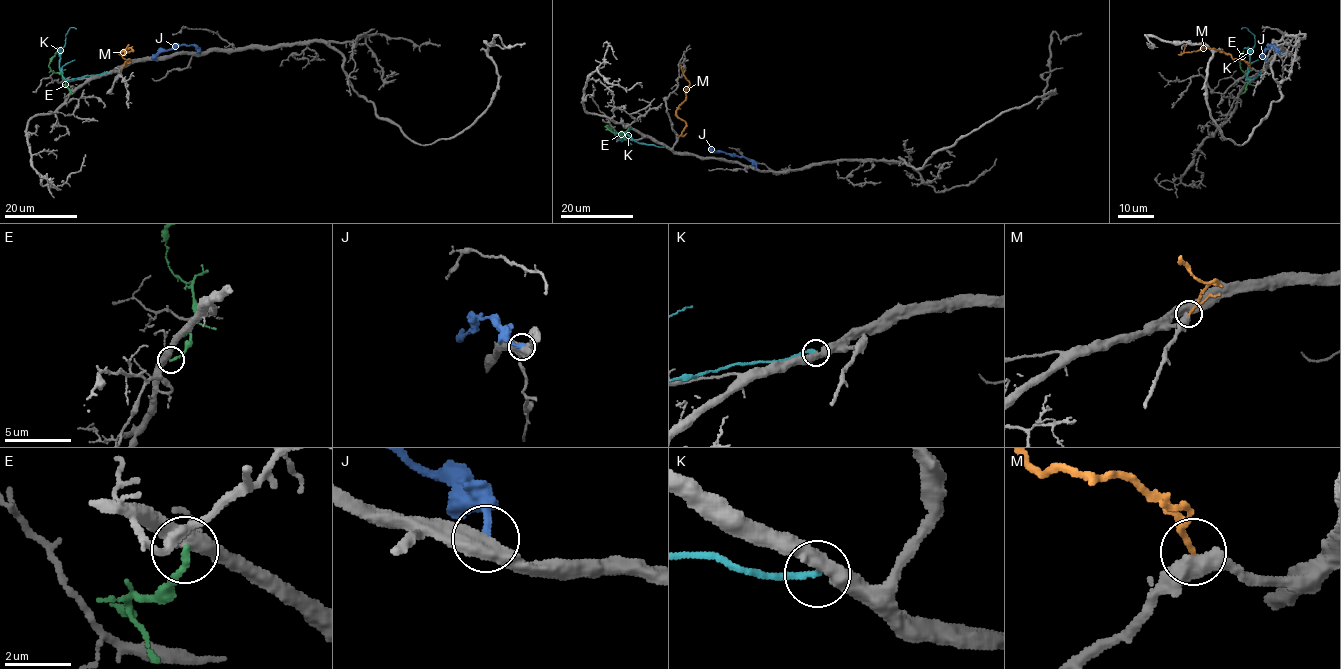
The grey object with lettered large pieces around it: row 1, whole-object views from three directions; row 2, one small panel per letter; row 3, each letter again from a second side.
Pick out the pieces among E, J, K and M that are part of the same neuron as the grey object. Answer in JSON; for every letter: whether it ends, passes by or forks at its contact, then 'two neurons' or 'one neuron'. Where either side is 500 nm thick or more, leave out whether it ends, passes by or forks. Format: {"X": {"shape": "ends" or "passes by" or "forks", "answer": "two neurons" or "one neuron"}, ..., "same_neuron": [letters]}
{"E": {"shape": "ends", "answer": "two neurons"}, "J": {"answer": "two neurons"}, "K": {"shape": "ends", "answer": "two neurons"}, "M": {"shape": "ends", "answer": "one neuron"}, "same_neuron": ["M"]}

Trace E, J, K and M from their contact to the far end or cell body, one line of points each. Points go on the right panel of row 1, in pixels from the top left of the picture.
E: (1241, 93), (1246, 88), (1247, 80), (1246, 72), (1240, 66), (1244, 51)
J: (1281, 53), (1270, 44), (1263, 57), (1266, 61)
K: (1260, 72), (1246, 80), (1254, 35), (1245, 27), (1241, 29)
M: (1250, 68), (1246, 63), (1213, 48), (1185, 52), (1183, 44)

